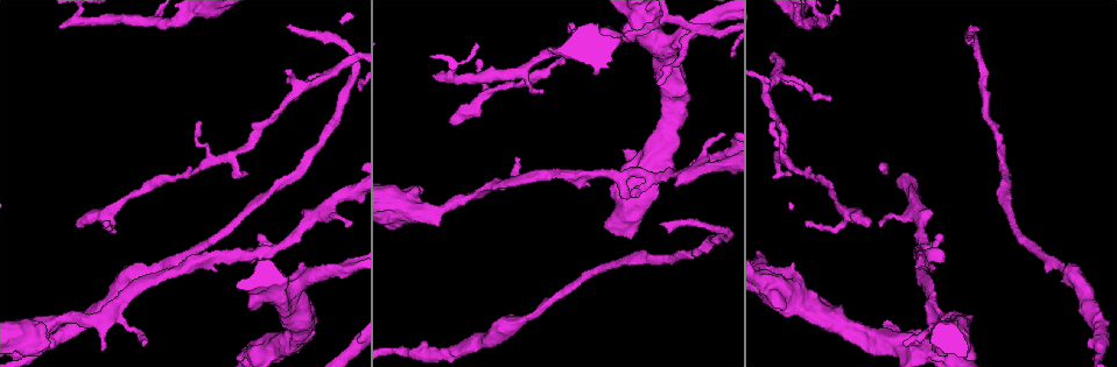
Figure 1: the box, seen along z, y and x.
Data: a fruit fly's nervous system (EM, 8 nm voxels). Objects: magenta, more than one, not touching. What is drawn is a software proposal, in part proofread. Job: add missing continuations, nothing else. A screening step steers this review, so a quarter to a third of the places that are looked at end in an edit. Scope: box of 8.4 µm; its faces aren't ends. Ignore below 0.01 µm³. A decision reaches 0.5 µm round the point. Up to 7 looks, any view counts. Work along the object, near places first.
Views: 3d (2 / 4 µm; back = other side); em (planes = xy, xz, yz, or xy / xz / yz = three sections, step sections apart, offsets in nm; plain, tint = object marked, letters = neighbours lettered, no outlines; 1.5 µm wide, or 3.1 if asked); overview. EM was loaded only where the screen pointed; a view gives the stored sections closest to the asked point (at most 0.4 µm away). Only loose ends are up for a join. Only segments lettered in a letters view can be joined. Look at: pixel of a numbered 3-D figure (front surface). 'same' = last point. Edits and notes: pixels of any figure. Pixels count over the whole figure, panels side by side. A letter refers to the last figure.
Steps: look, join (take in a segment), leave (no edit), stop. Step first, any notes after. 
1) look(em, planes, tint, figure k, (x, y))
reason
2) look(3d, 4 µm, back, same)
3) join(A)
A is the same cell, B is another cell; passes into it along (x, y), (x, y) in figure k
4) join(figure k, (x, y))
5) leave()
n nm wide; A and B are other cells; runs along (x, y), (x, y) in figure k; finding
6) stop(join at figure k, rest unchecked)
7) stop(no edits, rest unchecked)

look(em, planes, letters, figure 1, (434, 76))
free end

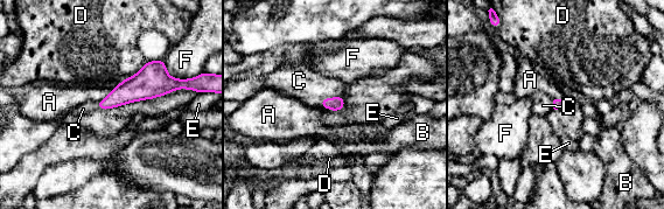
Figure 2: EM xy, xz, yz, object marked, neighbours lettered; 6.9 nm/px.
join(C)
C is the same cell, A, B, D, E and F are other cells; passes into it along (335, 104), (329, 98), (299, 81) in figure 2; it goes on there

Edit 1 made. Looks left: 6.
look(overview)

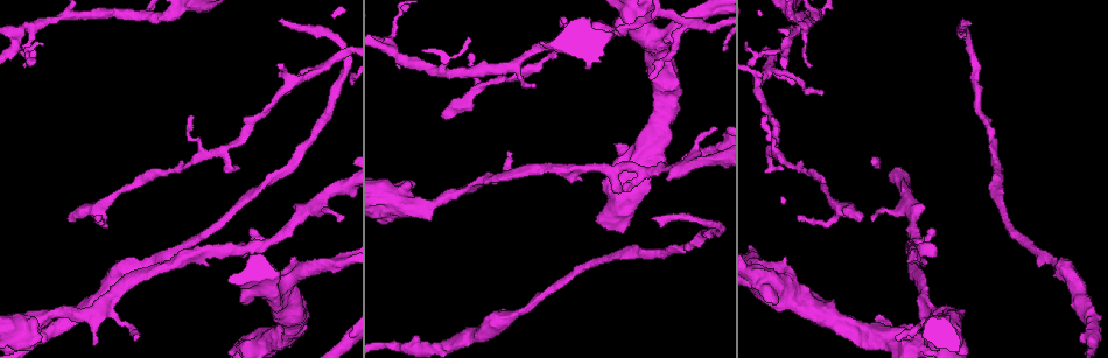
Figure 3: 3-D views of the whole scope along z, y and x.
look(3d, 2 µm, back, figure 3, (823, 92))
tapers out

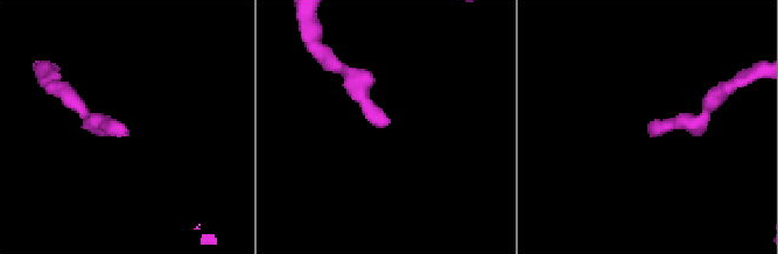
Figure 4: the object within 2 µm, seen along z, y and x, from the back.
look(em, planes, letters, figure 4, (389, 120))
shape alone is not enough

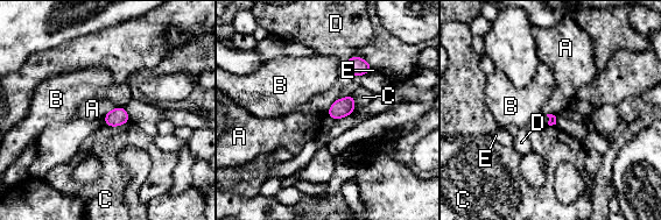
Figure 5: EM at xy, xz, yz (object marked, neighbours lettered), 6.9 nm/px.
leave()
A, B, C, D and E are other cells; border along (129, 121), (114, 126), (104, 125) in figure 5; none of them fits

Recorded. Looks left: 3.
look(em, yz, step 8, tint, figure 3, (654, 216))

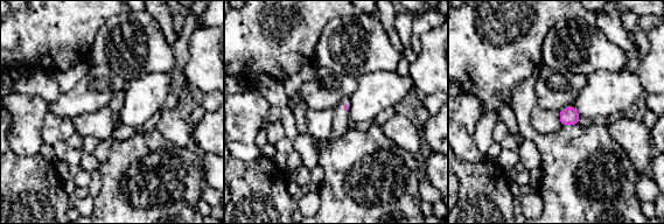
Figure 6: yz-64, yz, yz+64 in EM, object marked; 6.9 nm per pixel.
look(em, planes, letters, same)
another direction

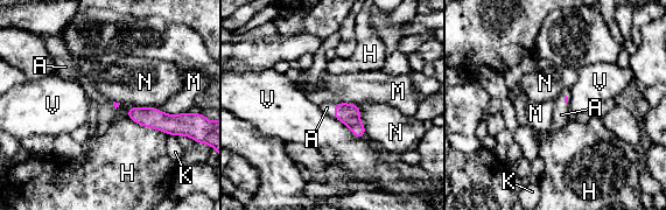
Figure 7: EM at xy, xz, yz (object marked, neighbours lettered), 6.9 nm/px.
join(A)
A is the same cell, H, K, M, N and V are other cells; passes into it along (348, 113), (334, 110), (327, 107) in figure 7; the cell continues

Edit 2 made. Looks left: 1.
stop(join at figure 2, join at figure 7, rest unchecked)

